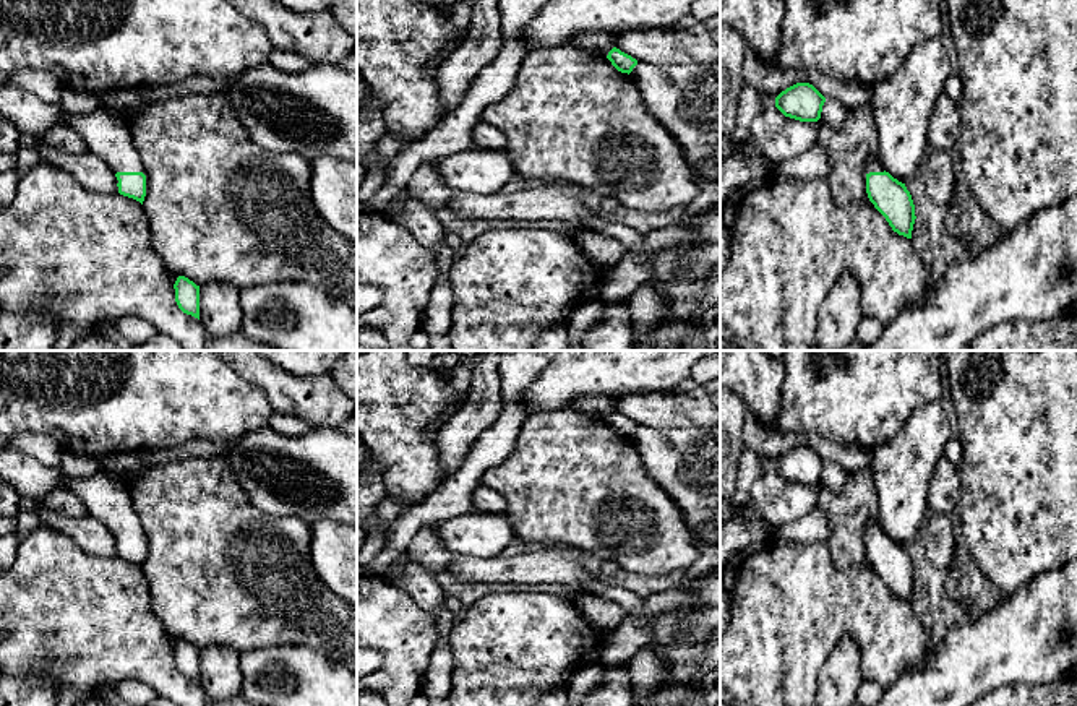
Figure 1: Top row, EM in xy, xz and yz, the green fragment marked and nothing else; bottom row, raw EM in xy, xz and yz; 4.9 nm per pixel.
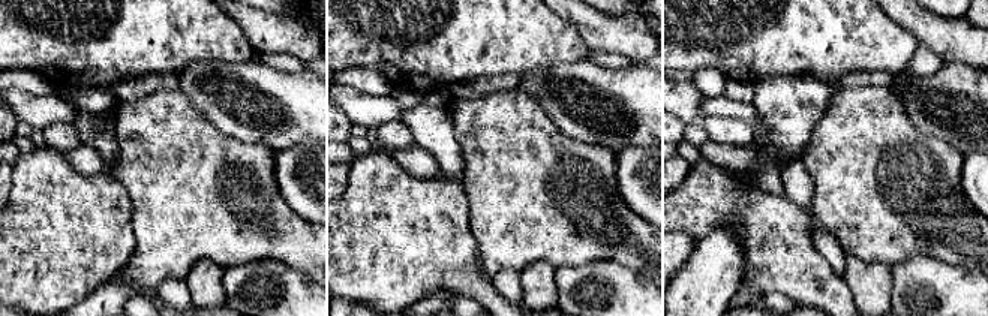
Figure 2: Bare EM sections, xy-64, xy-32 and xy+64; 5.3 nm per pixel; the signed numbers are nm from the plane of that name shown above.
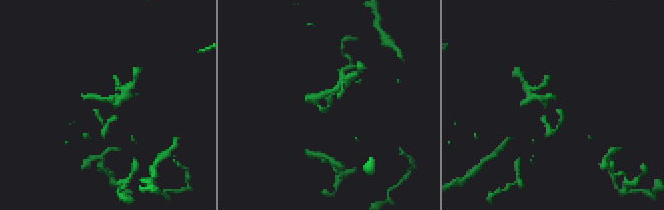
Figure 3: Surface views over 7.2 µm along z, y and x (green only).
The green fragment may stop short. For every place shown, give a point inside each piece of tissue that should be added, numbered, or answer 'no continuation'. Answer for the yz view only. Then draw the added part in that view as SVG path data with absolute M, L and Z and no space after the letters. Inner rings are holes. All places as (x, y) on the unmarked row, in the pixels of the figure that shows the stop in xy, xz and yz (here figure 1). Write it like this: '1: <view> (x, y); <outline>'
1: yz (873, 528); M869 521L865 531L865 539L869 536L884 536L884 529L879 523Z

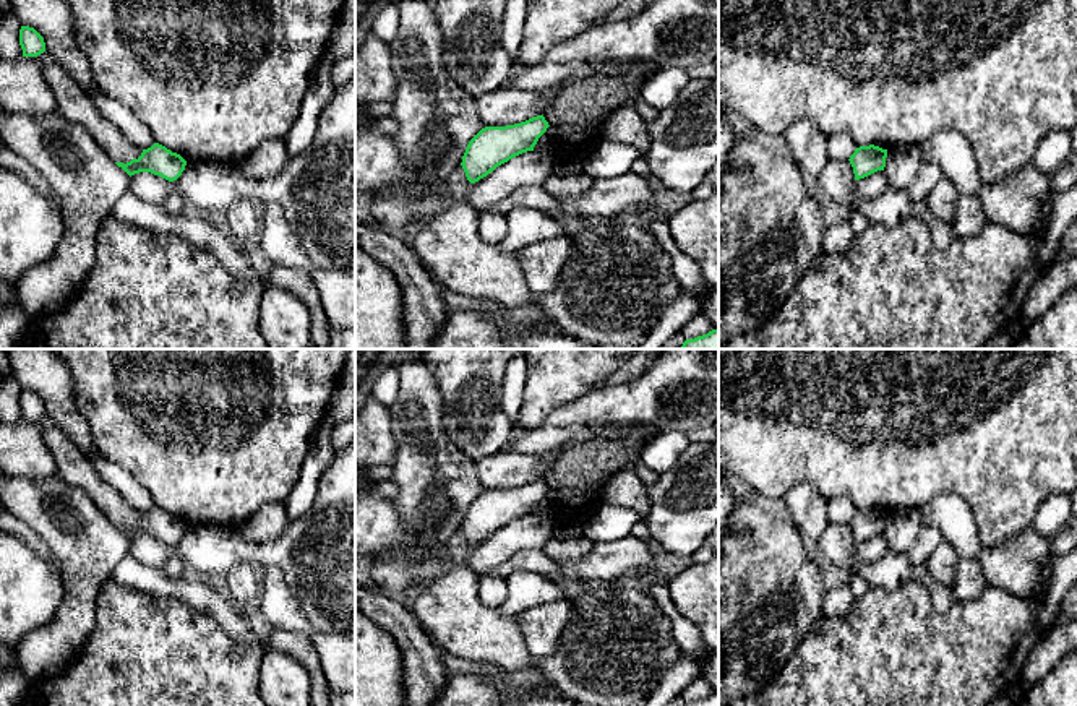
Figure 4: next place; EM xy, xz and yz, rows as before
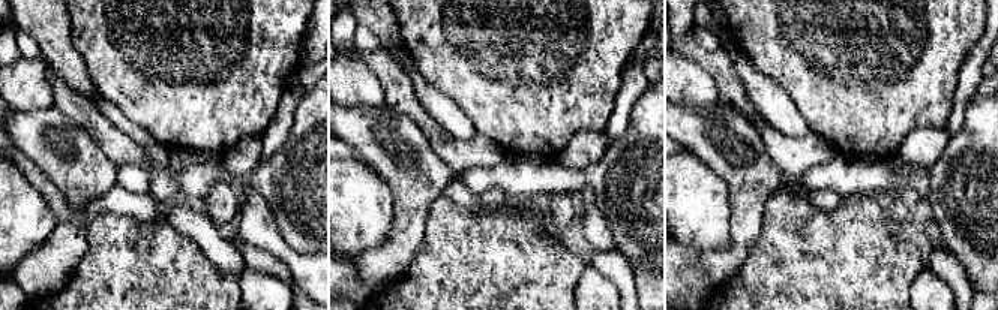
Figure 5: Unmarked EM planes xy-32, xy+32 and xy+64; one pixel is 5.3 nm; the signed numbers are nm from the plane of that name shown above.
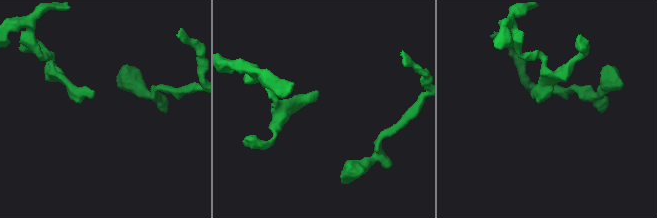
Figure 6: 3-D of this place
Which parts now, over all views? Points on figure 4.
no continuation

